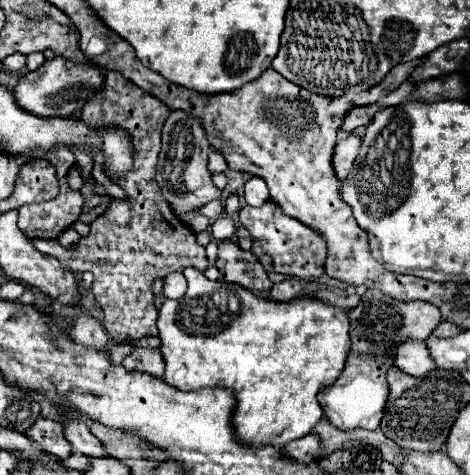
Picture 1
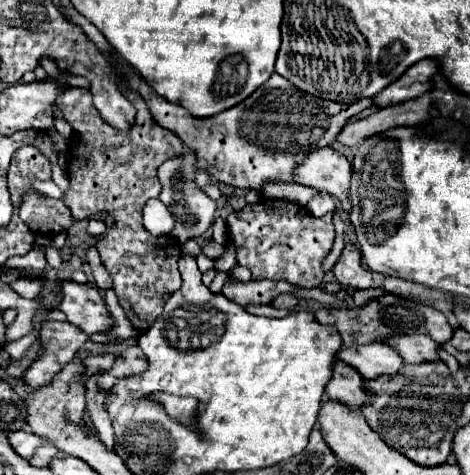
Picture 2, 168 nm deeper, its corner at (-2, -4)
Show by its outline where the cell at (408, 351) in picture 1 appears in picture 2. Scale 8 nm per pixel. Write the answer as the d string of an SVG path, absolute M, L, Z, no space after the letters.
M386 342L366 344L364 348L342 348L338 358L352 364L366 380L392 376L404 368L402 356Z

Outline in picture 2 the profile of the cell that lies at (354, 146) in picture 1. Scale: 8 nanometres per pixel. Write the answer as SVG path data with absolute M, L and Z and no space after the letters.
M328 146L310 152L306 162L300 164L300 168L296 170L296 176L300 176L300 184L324 190L342 200L348 194L350 172L352 172L350 160Z

